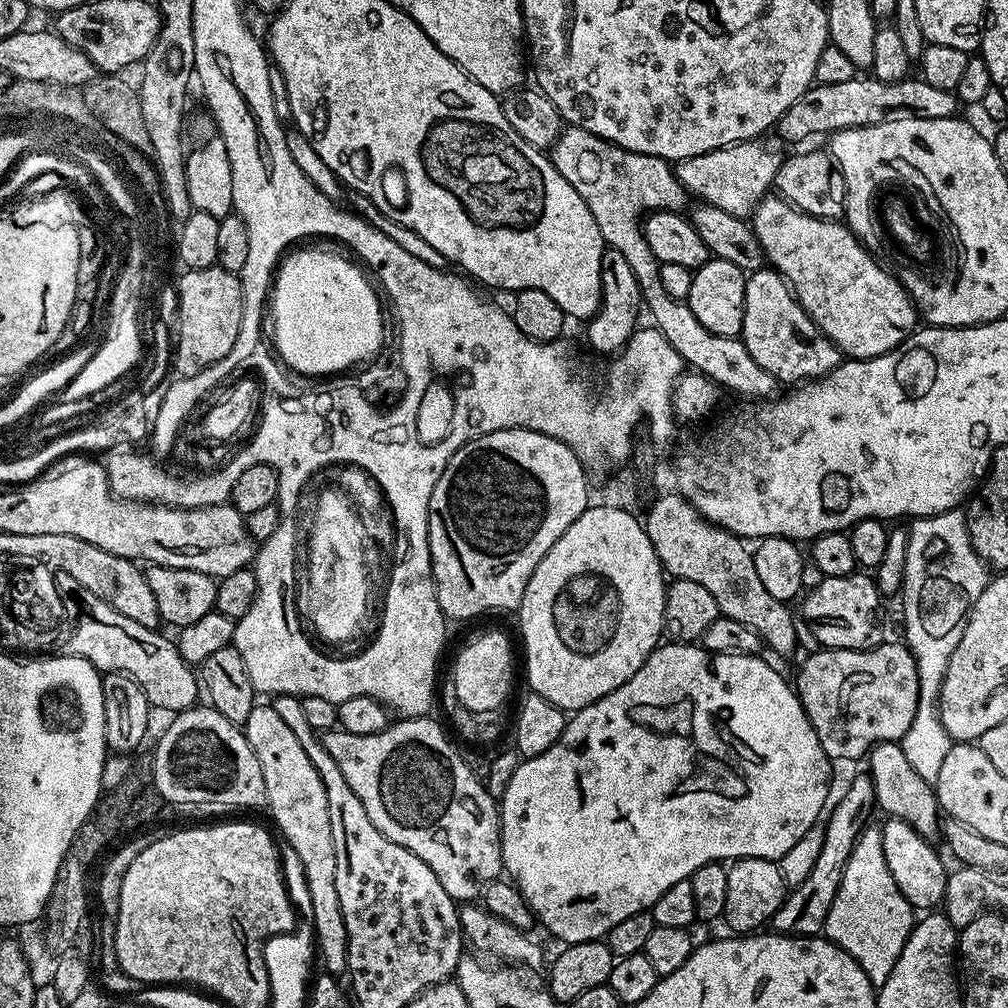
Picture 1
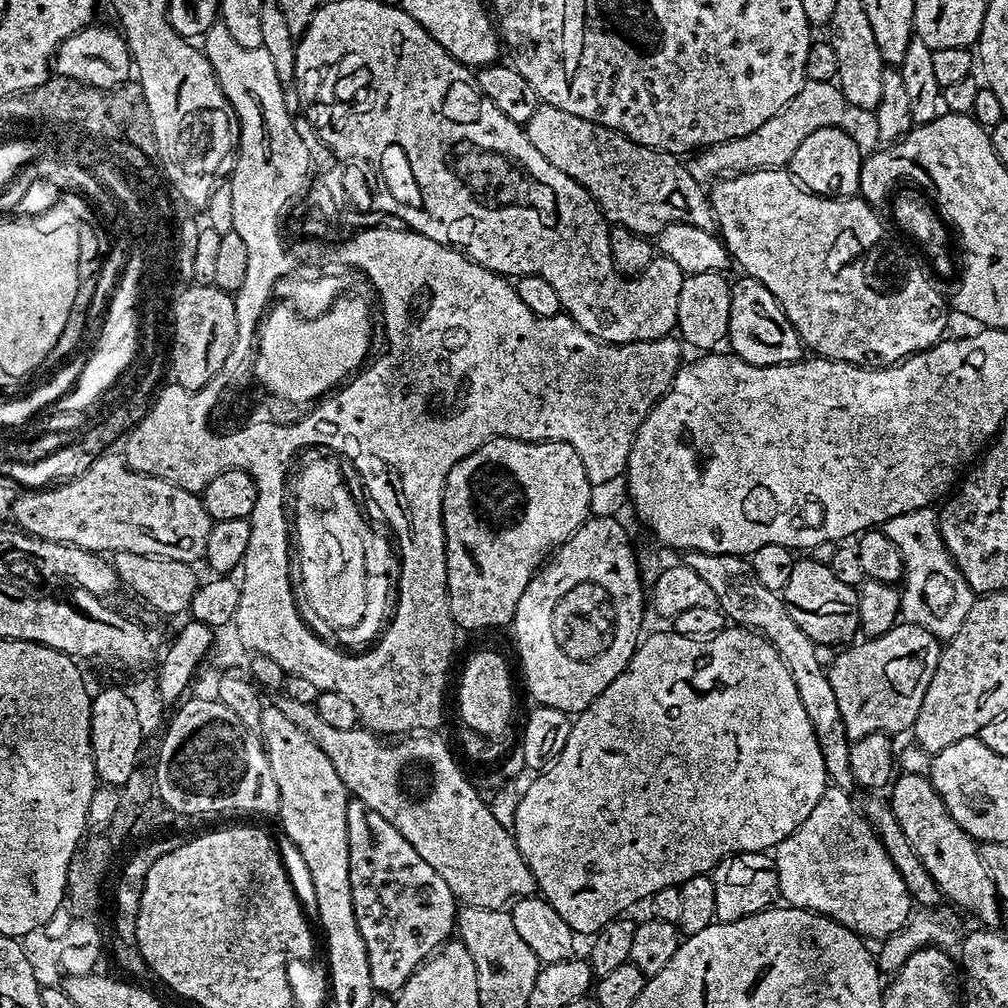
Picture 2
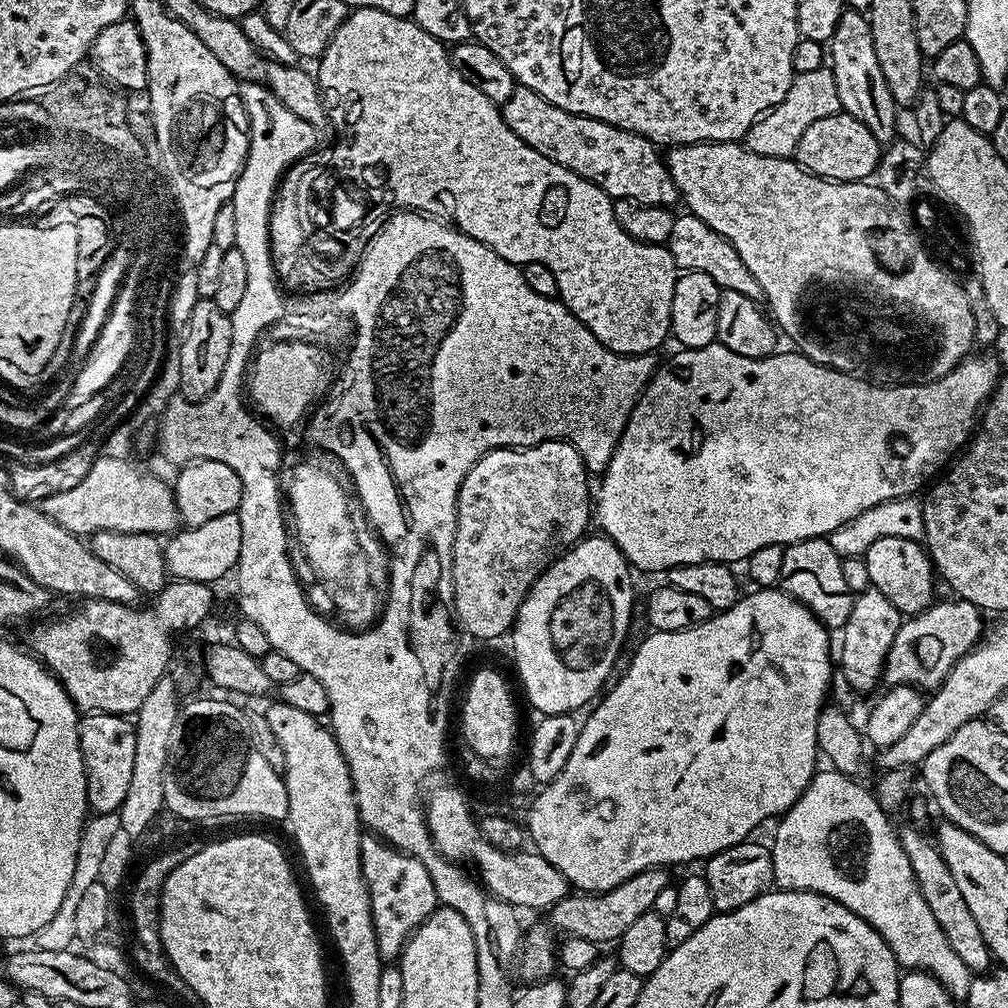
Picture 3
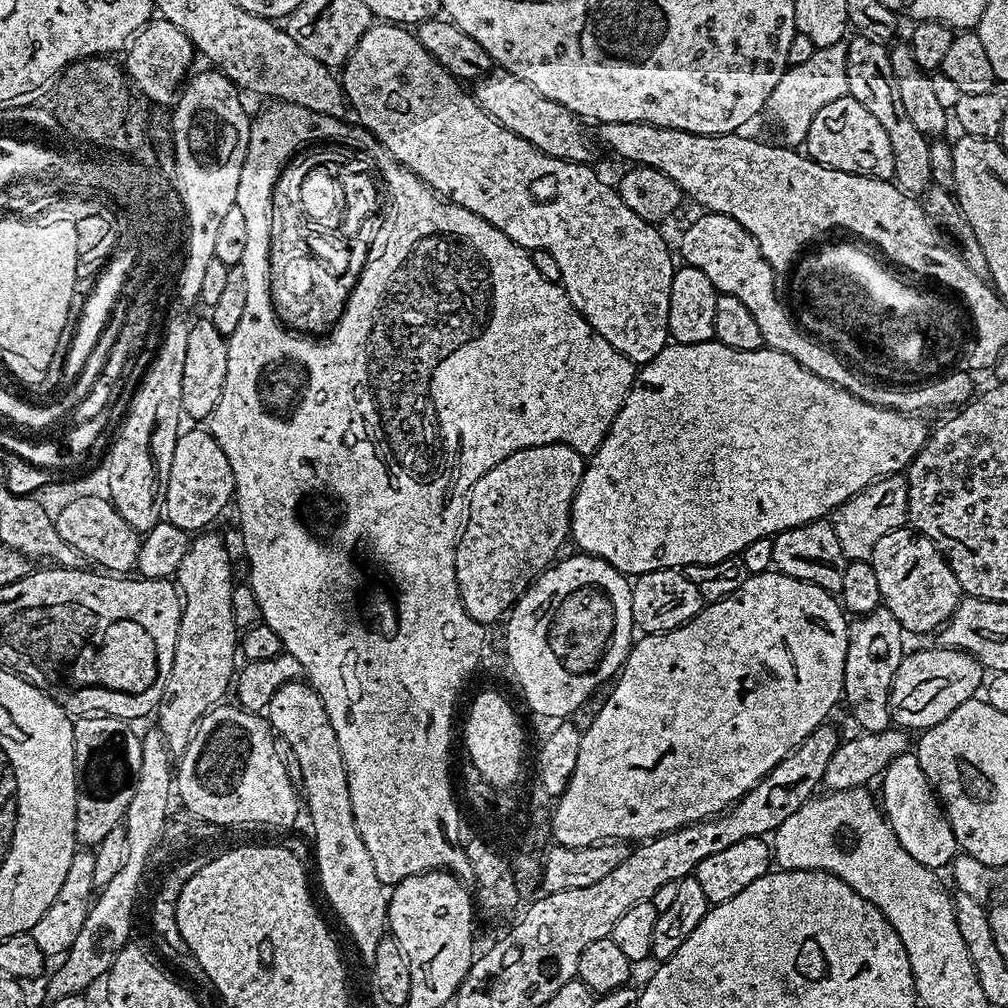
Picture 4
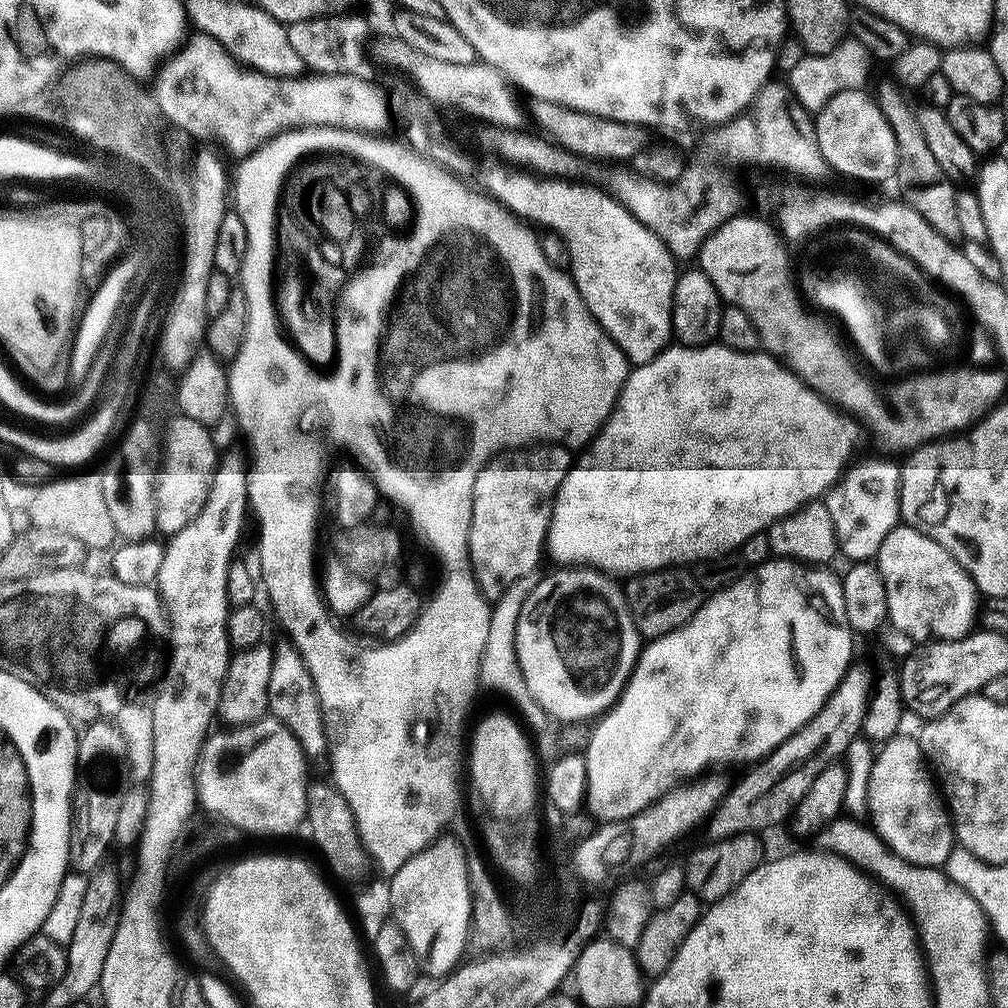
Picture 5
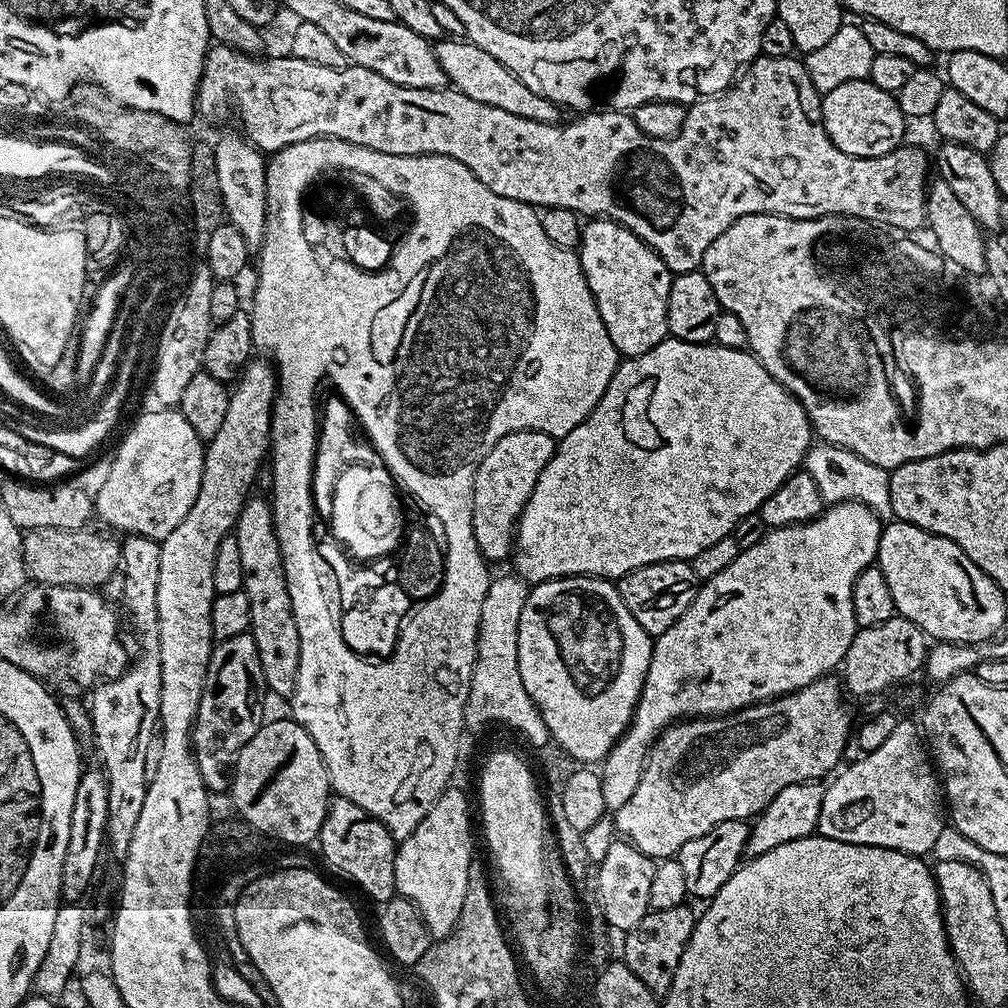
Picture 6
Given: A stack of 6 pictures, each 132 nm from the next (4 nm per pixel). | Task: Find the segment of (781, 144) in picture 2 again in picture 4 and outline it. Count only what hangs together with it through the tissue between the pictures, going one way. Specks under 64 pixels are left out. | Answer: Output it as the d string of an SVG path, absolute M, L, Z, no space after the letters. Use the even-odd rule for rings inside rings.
M841 42L834 50L818 48L814 58L802 66L785 68L782 78L778 78L778 86L770 94L766 105L767 115L772 115L774 123L780 127L780 134L784 138L783 143L788 146L800 146L808 139L810 122L814 122L818 110L822 106L830 106L838 98L848 95L848 83L846 82L846 54L847 43Z

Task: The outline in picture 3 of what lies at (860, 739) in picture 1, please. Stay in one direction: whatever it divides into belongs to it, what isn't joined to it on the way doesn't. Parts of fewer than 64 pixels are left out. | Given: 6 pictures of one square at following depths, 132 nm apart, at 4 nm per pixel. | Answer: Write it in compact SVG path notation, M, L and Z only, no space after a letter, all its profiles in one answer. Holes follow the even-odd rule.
M951 599L935 601L926 611L901 623L884 660L882 676L887 685L920 688L939 685L956 662L980 642L986 630L981 609L965 600Z

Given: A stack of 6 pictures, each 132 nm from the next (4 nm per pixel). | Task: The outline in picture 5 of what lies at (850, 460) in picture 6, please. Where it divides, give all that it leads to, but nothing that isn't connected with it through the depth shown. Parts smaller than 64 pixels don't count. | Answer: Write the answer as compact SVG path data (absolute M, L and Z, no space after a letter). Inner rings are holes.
M860 460L854 464L844 468L839 479L828 489L823 501L830 510L830 518L834 518L839 551L845 552L849 561L868 562L879 552L886 534L890 534L890 530L897 527L900 520L900 464L891 464L888 460Z

